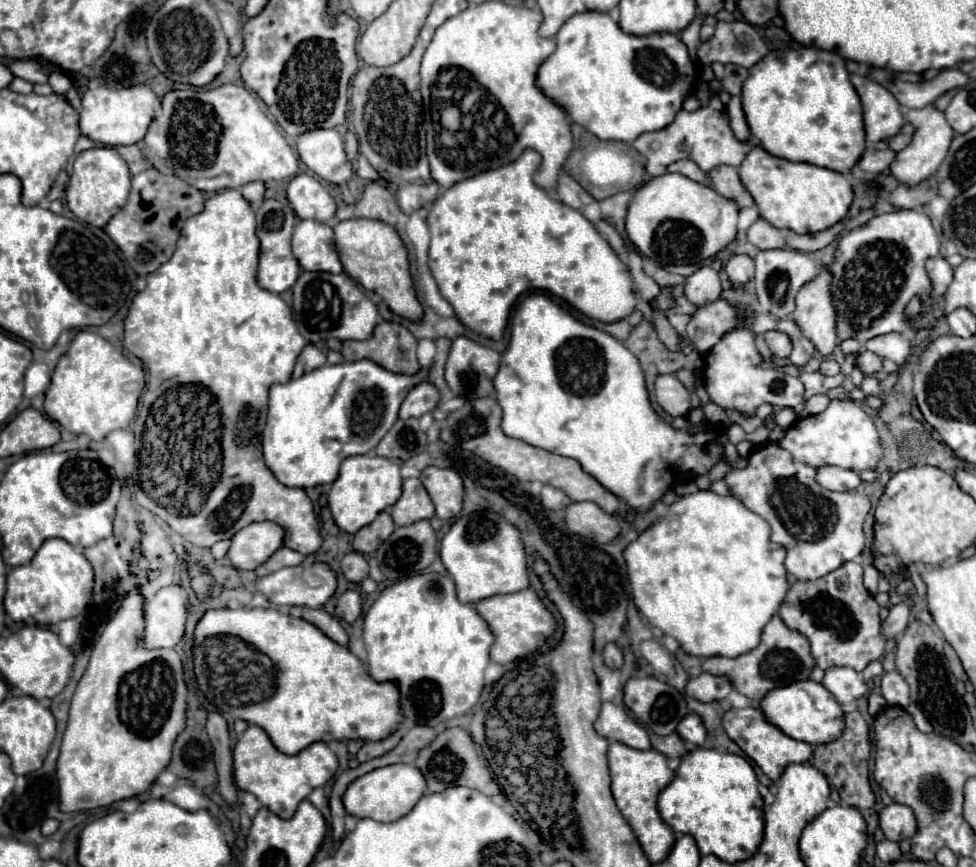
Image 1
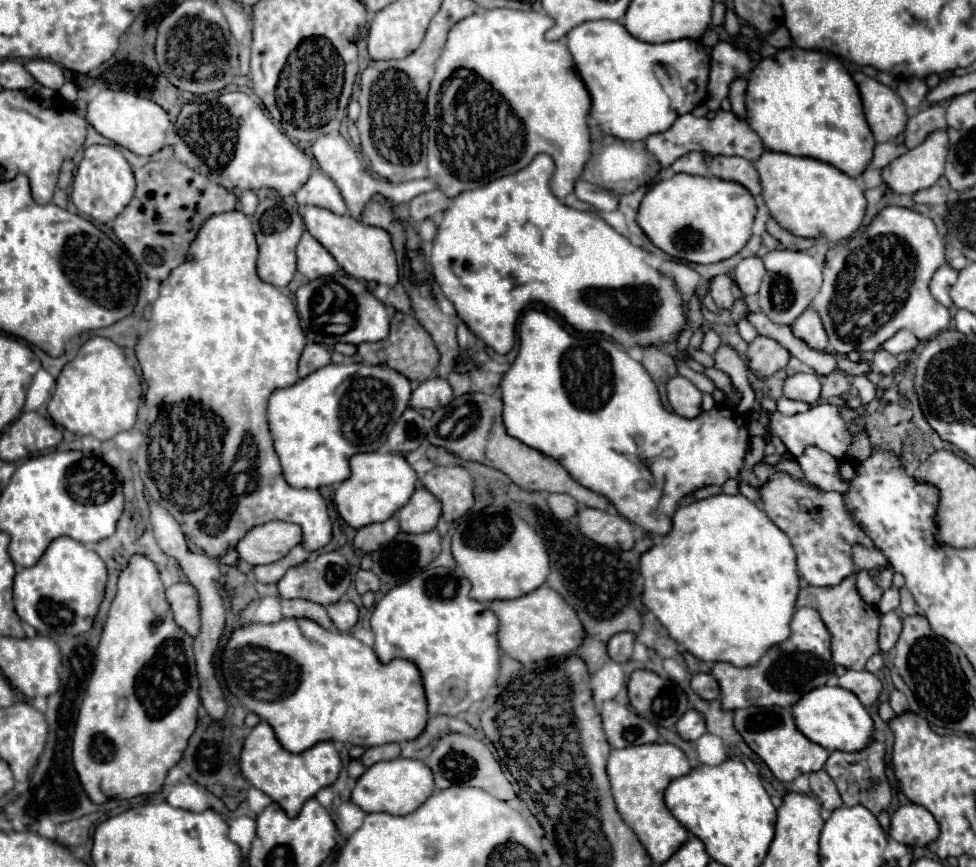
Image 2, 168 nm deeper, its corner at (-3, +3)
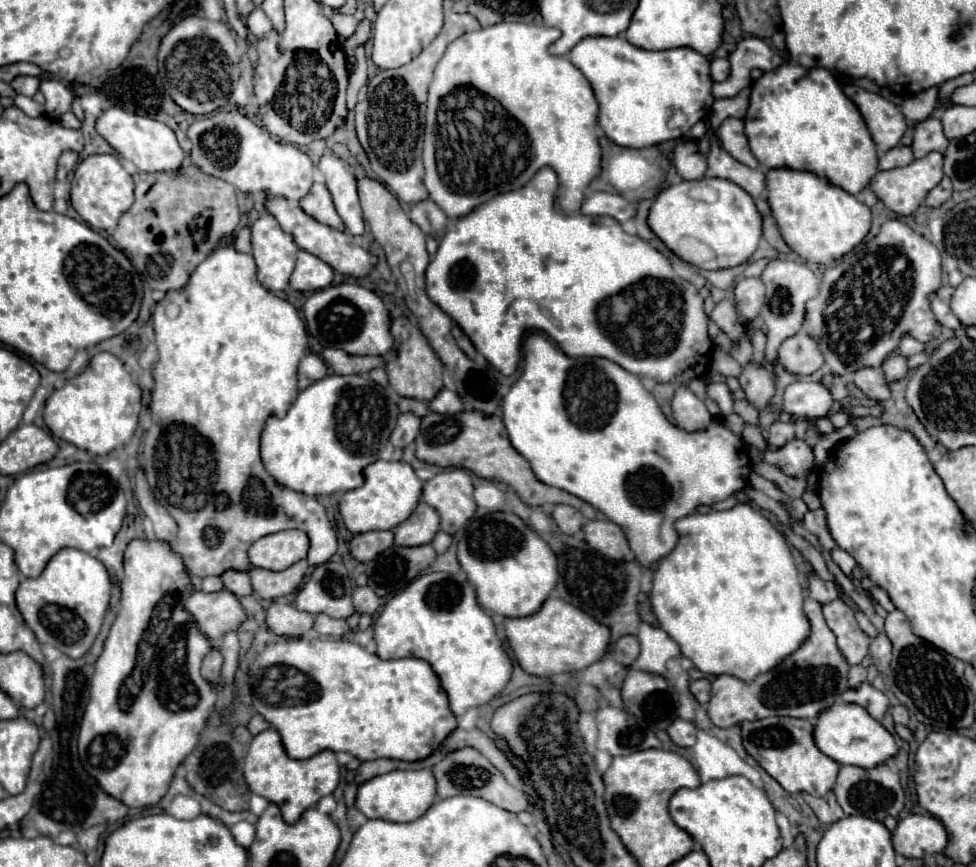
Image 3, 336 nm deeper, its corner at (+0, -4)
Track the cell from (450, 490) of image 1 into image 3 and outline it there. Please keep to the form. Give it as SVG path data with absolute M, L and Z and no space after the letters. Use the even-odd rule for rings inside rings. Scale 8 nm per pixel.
M464 469L438 473L424 483L422 501L440 513L440 529L454 535L476 511L472 479Z

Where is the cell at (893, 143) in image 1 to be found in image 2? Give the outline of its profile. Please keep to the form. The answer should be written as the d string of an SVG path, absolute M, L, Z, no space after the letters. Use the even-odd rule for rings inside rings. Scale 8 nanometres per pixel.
M929 104L923 106L923 110L909 118L907 128L905 128L905 146L907 148L915 148L919 146L931 132L937 130L947 130L947 122L945 122L945 108L939 104Z

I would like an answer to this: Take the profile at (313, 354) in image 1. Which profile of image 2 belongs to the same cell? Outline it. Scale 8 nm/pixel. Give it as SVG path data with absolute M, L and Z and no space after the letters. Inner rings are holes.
M307 344L299 360L299 378L305 378L327 364L331 364L331 354L321 344Z

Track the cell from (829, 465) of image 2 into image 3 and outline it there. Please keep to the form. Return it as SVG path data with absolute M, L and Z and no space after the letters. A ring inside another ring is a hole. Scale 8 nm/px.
M794 439L792 443L786 443L784 447L780 447L774 453L766 451L764 461L778 465L786 475L808 477L808 473L814 467L814 453L804 441Z

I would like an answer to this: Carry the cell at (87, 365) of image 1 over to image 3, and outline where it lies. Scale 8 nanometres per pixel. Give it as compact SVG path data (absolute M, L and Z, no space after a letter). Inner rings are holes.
M96 353L88 367L56 389L44 407L44 423L52 435L86 449L94 455L108 455L132 439L140 413L140 387L132 381L122 361L112 353Z

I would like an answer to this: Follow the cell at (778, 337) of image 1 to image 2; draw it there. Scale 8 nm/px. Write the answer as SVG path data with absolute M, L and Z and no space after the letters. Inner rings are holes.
M757 336L749 344L745 356L749 362L749 370L761 380L767 380L775 372L783 370L789 360L789 352L779 342L765 336Z

